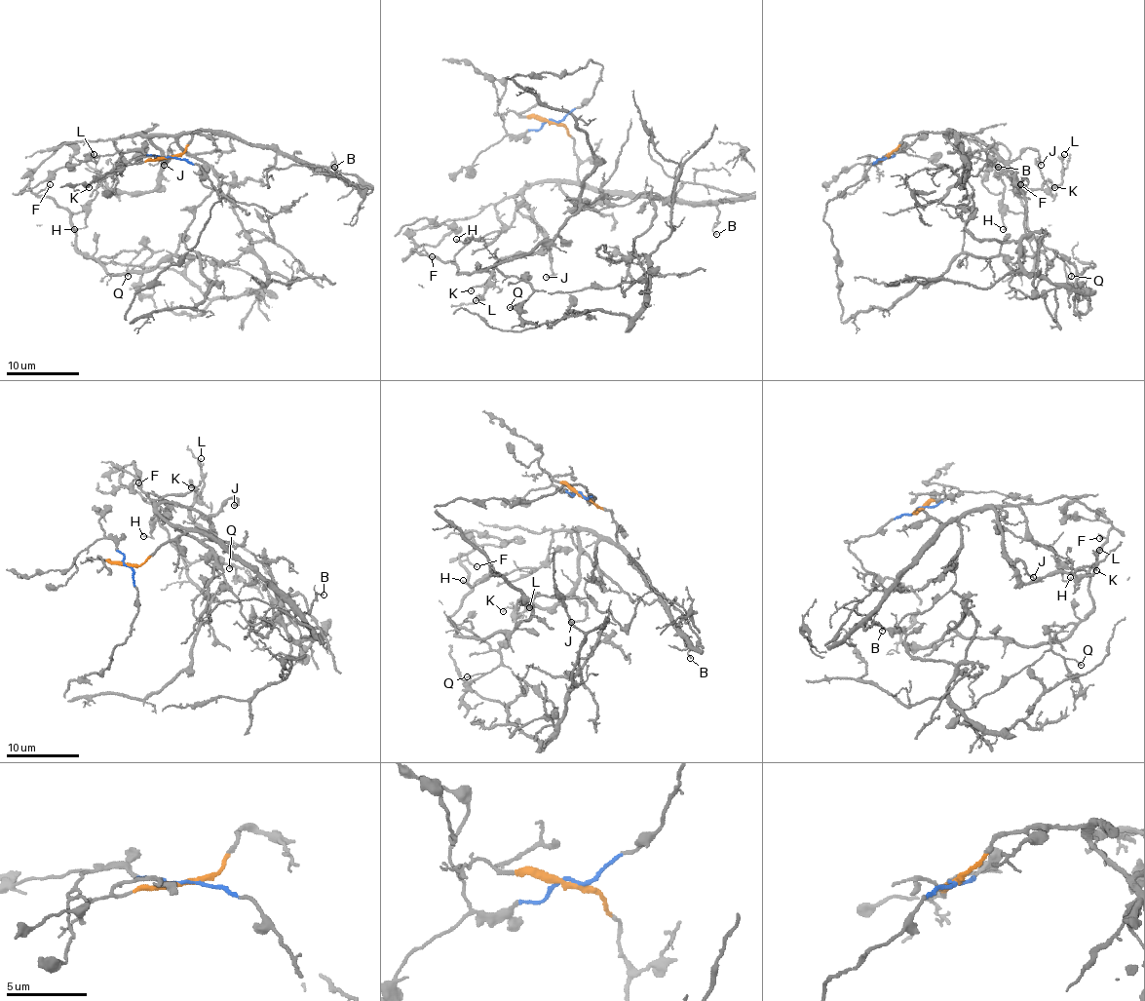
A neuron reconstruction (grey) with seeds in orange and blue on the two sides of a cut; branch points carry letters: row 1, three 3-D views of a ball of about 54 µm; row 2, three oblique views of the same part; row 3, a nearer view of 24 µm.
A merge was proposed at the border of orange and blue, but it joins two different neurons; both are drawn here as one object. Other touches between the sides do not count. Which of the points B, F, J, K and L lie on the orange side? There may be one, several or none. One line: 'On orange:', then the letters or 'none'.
On orange: B, J, K, L

